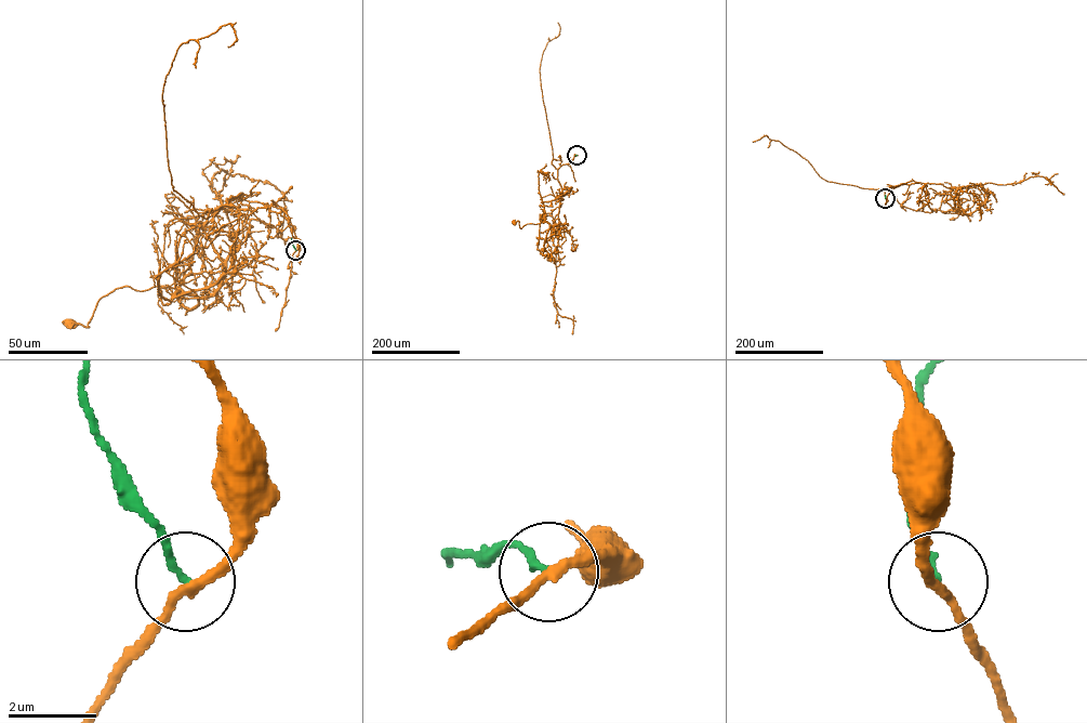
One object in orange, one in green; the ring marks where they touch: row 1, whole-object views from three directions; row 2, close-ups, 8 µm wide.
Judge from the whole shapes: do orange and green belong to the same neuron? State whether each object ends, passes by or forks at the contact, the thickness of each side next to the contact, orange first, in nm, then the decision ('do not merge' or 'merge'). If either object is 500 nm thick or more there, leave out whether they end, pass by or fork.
orange passes by; green ends; calibres 200 and 150 nm; do not merge

